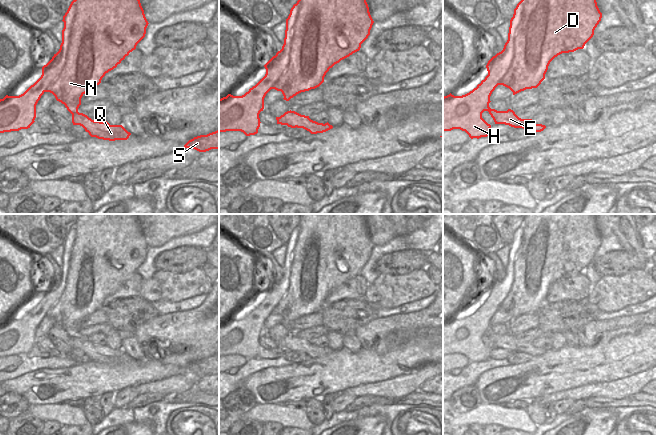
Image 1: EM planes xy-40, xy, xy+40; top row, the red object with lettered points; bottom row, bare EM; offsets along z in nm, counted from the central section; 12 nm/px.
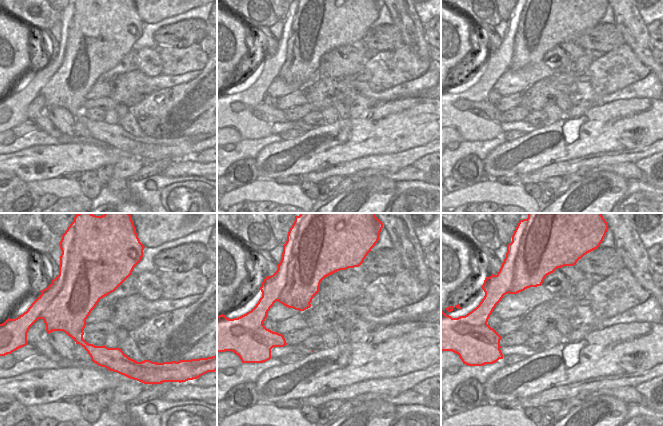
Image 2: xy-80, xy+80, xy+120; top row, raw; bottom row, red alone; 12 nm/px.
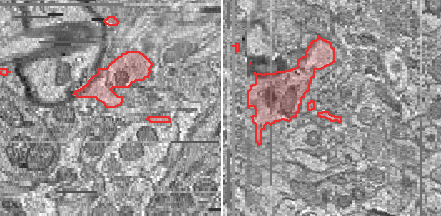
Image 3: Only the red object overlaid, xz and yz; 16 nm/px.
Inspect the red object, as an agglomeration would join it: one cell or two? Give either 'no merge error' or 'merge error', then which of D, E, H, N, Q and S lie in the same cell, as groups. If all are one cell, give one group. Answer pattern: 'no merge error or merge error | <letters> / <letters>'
merge error | D N / E H Q S

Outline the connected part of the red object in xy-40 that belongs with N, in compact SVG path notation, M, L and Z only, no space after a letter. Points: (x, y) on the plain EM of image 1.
M79 214L62 245L64 246L62 267L51 284L54 286L53 292L60 286L63 294L46 316L52 317L72 338L78 336L82 320L99 309L106 297L116 292L130 276L136 273L137 268L145 261L149 247L136 214Z

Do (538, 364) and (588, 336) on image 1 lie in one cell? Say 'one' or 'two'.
two

